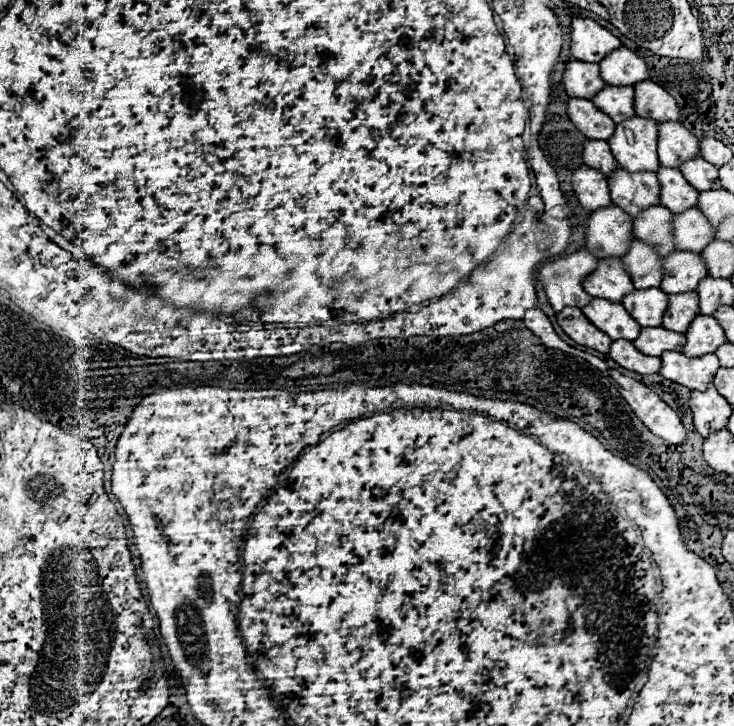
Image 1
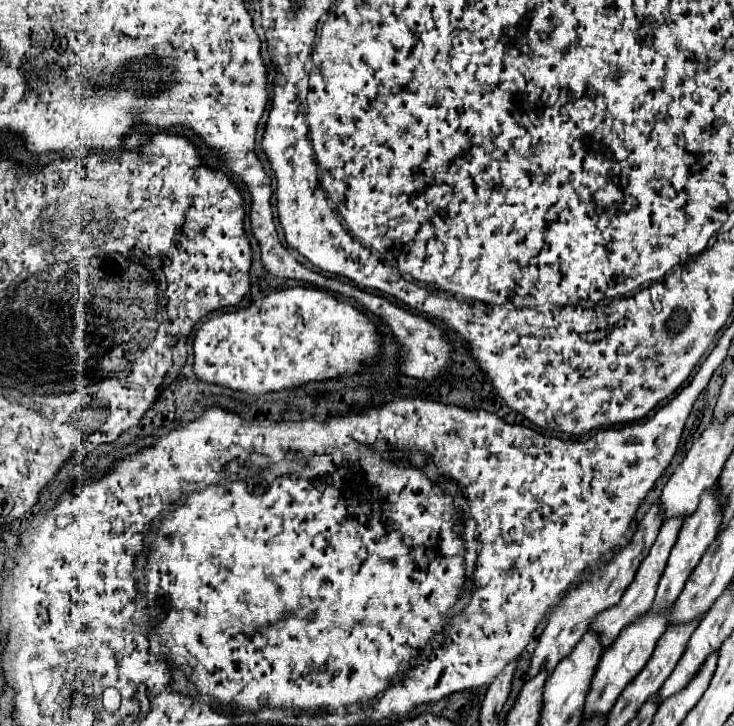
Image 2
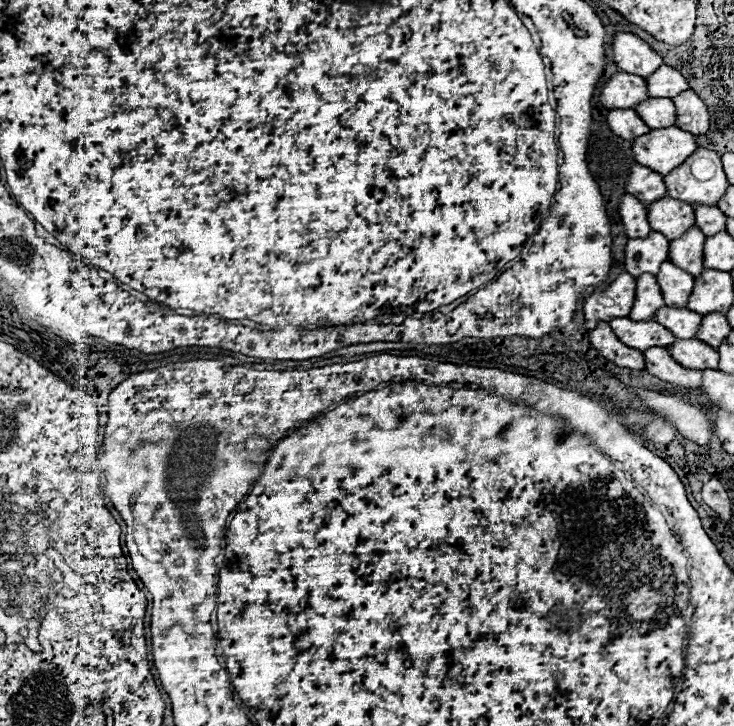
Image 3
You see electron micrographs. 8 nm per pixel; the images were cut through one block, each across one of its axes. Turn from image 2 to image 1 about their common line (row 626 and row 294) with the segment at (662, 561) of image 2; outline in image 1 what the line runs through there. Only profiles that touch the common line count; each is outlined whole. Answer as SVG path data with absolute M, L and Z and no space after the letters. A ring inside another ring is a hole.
M600 258L596 270L584 278L582 286L590 296L606 298L610 302L620 302L624 294L634 290L620 258Z

